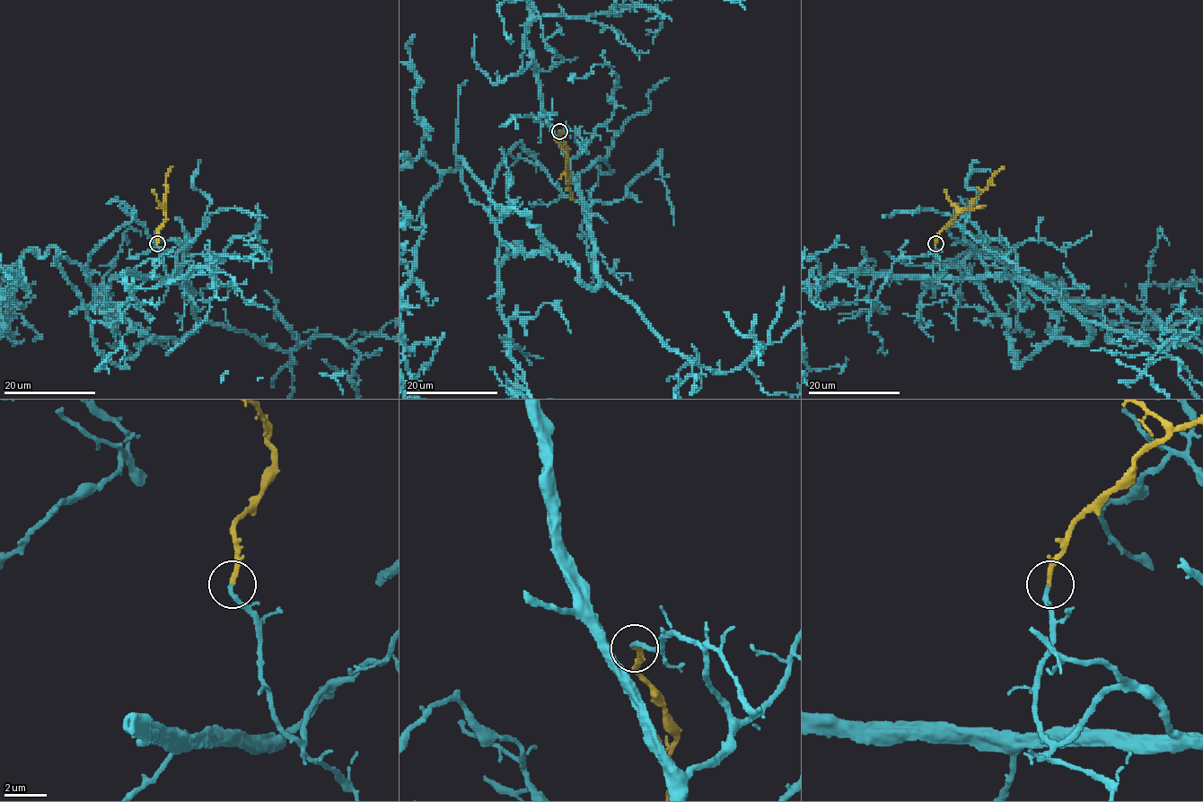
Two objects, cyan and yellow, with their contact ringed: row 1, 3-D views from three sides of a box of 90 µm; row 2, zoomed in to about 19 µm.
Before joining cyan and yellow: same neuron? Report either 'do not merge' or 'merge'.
merge

